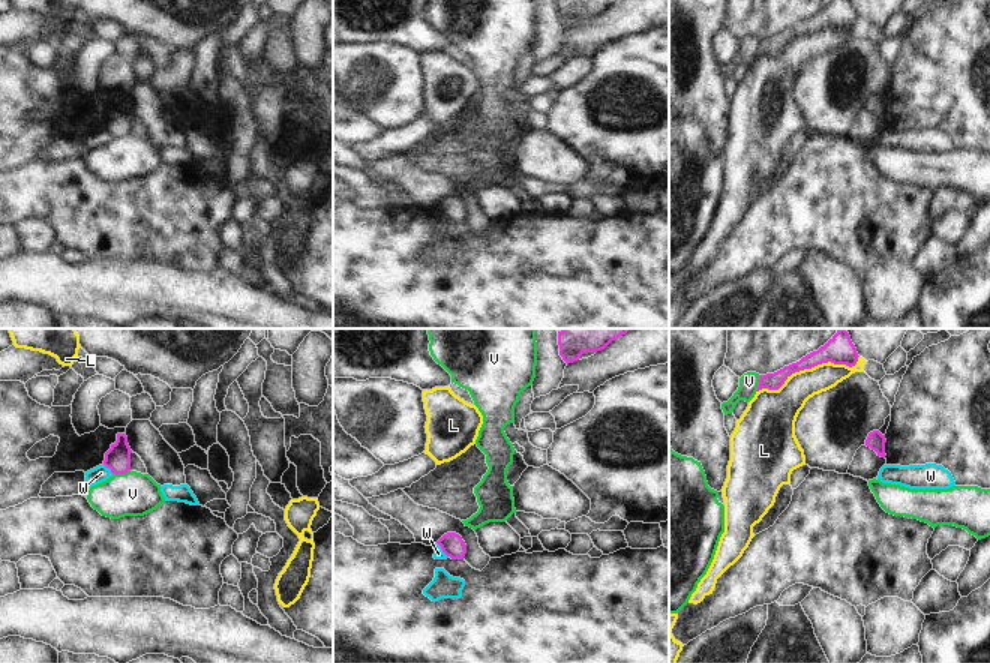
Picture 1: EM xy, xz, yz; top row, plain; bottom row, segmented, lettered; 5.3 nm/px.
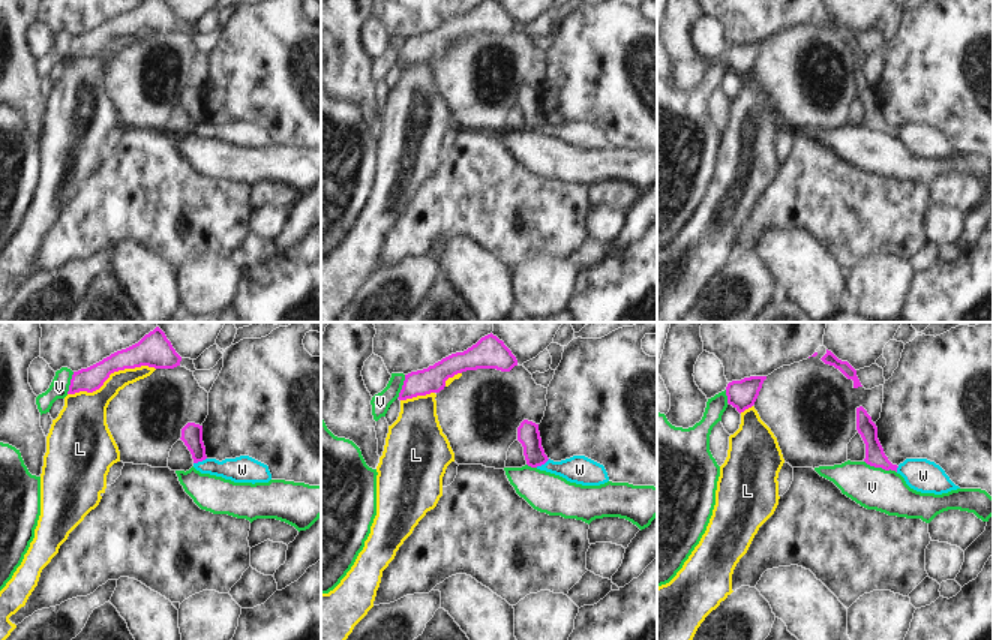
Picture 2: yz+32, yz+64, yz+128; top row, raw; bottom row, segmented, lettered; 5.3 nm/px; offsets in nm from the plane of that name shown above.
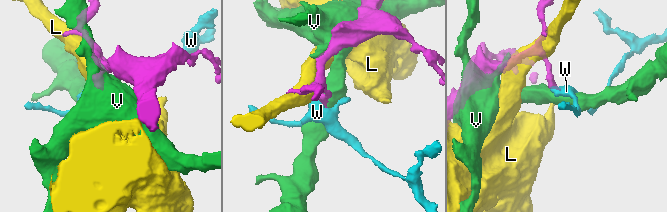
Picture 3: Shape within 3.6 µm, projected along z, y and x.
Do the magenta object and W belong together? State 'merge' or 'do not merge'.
do not merge

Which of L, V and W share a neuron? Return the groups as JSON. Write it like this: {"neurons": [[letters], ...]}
{"neurons": [["L"], ["V"], ["W"]]}

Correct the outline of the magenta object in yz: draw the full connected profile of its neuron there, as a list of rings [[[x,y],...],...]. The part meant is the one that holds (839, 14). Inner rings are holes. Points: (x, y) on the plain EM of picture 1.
[[[832,0],[824,10],[802,21],[800,26],[784,30],[783,33],[760,39],[758,56],[762,52],[778,54],[784,45],[795,36],[812,33],[822,27],[855,30],[858,16],[850,0]]]

